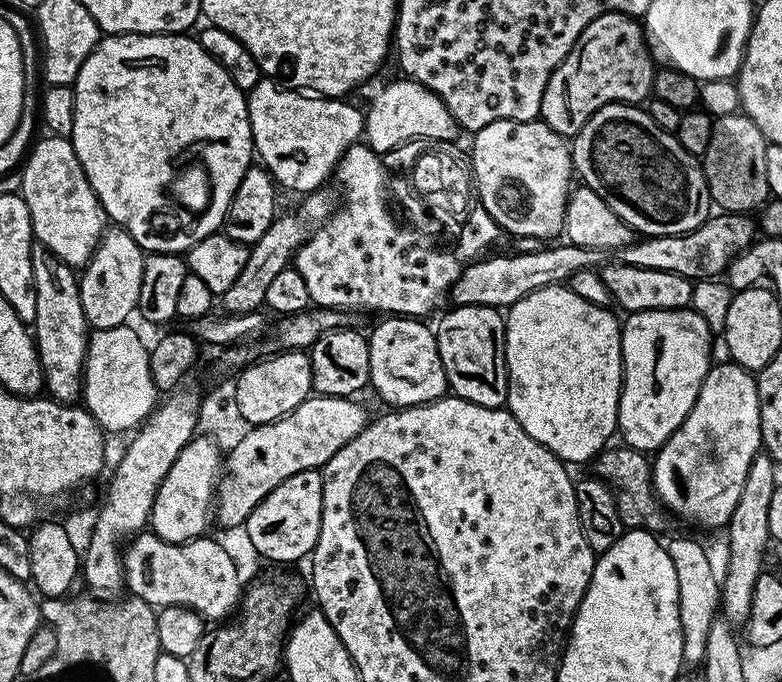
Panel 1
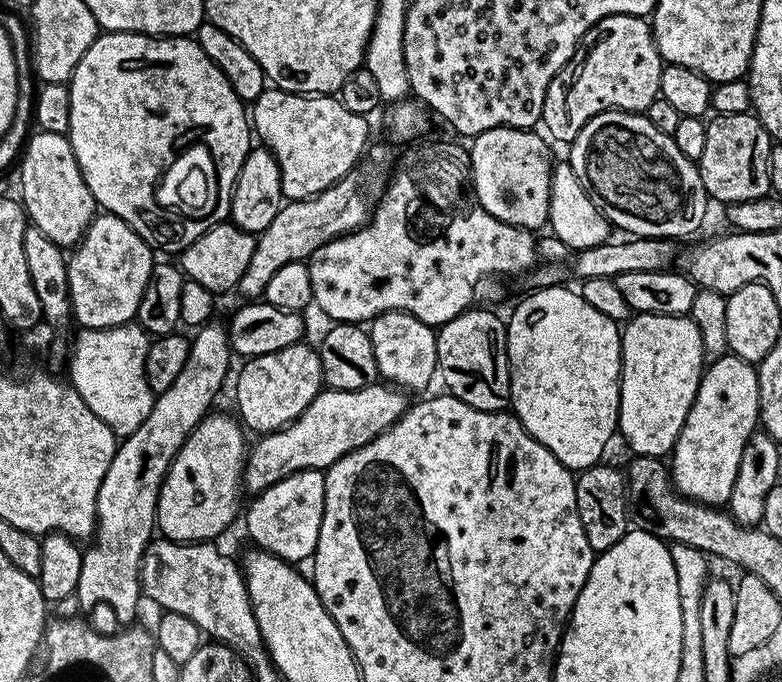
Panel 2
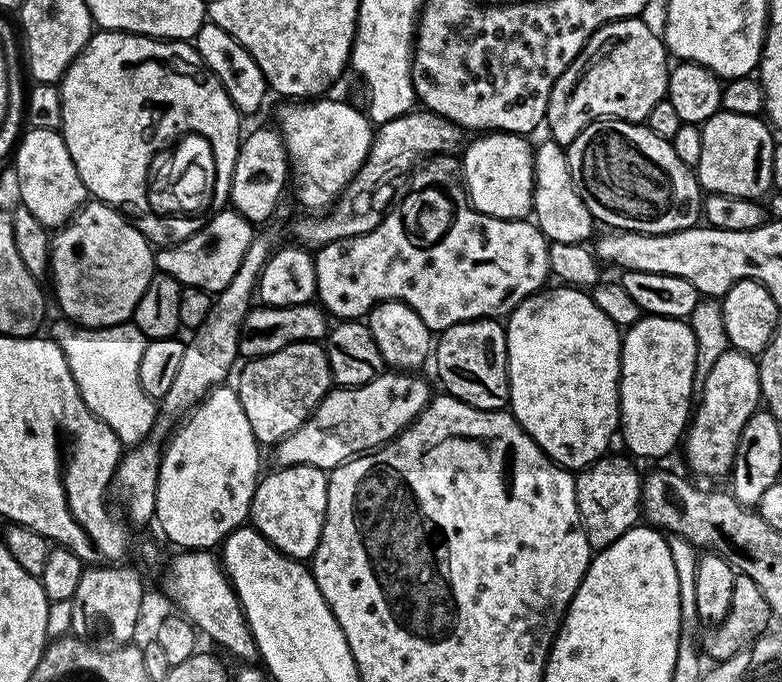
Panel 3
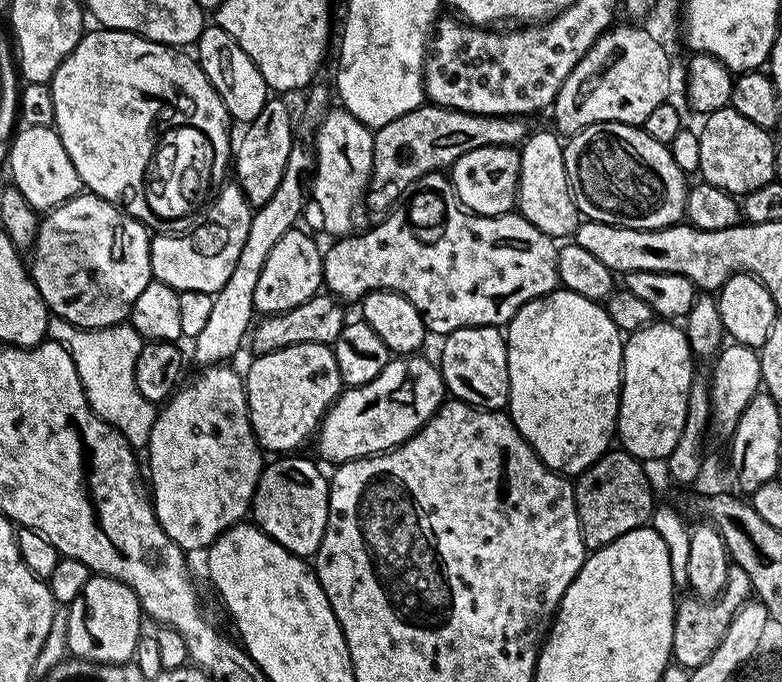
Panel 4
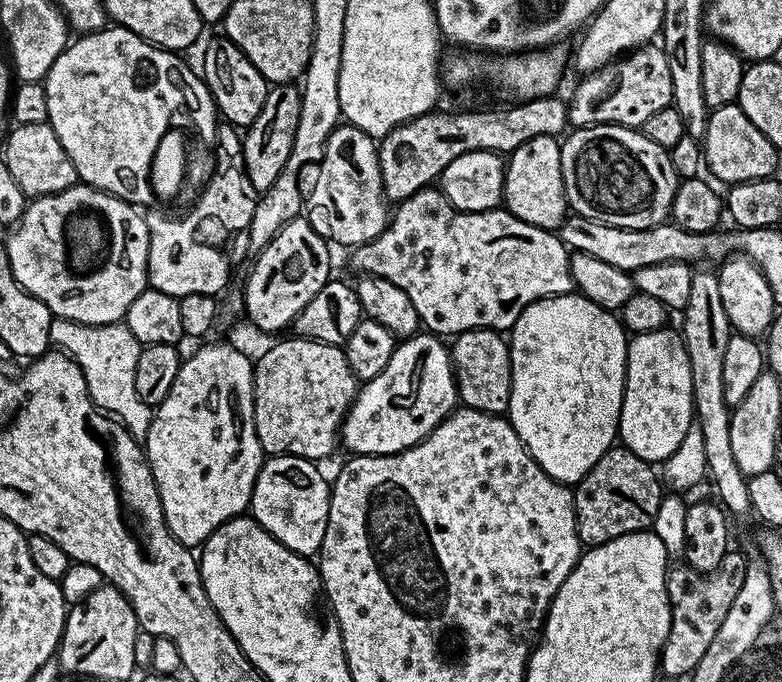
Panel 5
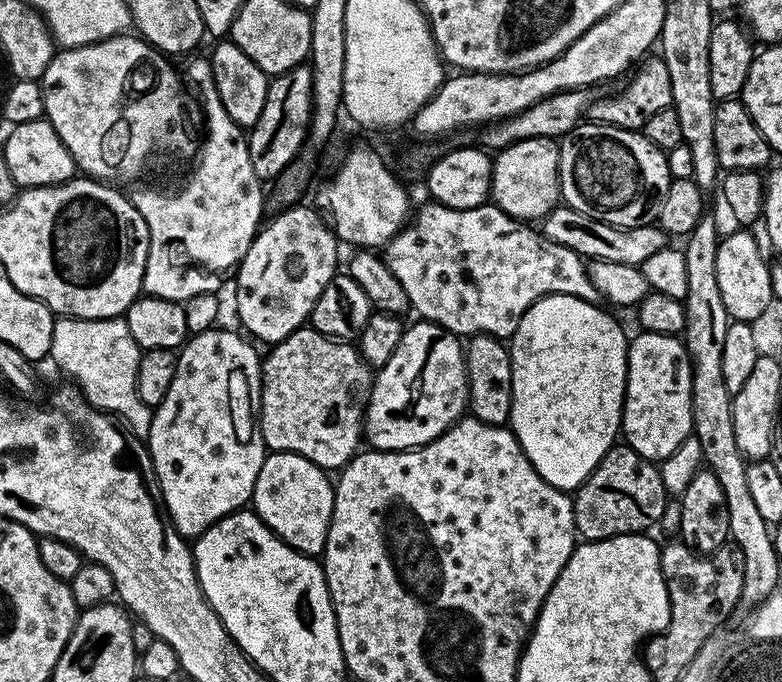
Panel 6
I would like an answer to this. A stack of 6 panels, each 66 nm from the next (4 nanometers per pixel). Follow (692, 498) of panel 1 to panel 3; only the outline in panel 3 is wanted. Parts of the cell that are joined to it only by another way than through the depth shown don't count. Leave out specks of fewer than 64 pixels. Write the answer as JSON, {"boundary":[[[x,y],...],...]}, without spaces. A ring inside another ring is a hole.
{"boundary":[[[729,350],[714,362],[714,370],[699,389],[698,403],[686,429],[682,449],[688,455],[688,464],[700,476],[724,476],[732,471],[738,450],[742,426],[761,407],[760,365],[749,353]]]}

